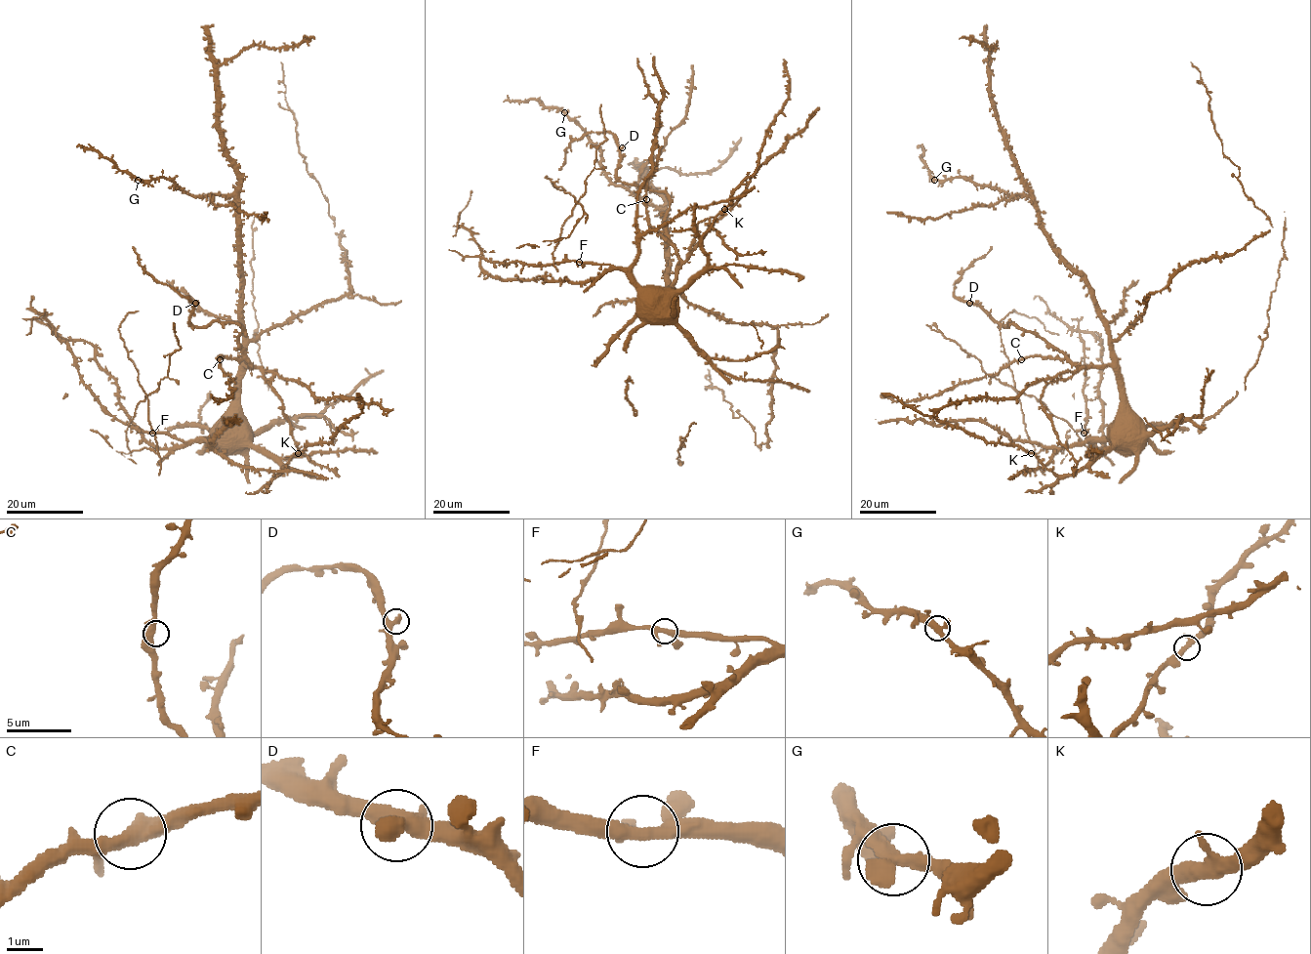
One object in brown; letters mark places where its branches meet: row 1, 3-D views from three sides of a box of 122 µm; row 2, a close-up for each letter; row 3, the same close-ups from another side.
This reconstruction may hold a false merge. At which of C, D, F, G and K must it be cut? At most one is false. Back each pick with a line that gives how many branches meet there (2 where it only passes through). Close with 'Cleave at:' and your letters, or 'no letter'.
Cleave at: no letter

